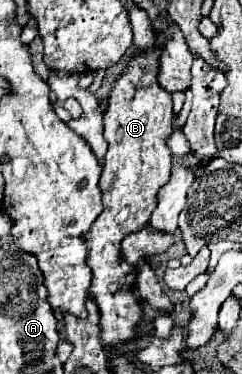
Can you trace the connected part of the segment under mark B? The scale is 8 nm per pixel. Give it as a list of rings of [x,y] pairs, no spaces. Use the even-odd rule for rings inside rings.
[[[153,46],[153,52],[141,52],[135,54],[129,64],[125,66],[121,78],[113,84],[107,100],[107,112],[105,112],[105,140],[109,144],[105,164],[103,164],[103,174],[99,180],[99,190],[103,194],[103,212],[99,218],[93,222],[89,232],[83,236],[87,242],[87,266],[93,272],[89,296],[97,302],[101,310],[101,344],[105,350],[117,348],[119,344],[131,342],[137,338],[137,324],[141,320],[141,298],[135,294],[135,278],[137,278],[137,266],[131,266],[127,262],[121,262],[121,242],[125,236],[141,230],[149,218],[151,212],[157,206],[157,192],[167,184],[171,164],[173,164],[173,154],[167,146],[167,138],[173,132],[173,102],[171,94],[163,88],[159,88],[157,82],[159,74],[159,46]]]

